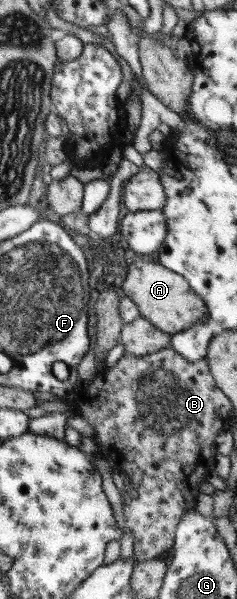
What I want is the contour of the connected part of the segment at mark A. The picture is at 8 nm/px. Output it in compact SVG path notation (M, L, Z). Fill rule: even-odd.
M142 256L132 264L123 266L121 272L125 275L121 284L123 291L137 303L142 316L162 331L173 336L192 327L193 323L204 322L204 316L209 319L207 303L188 279L165 267L153 257Z

